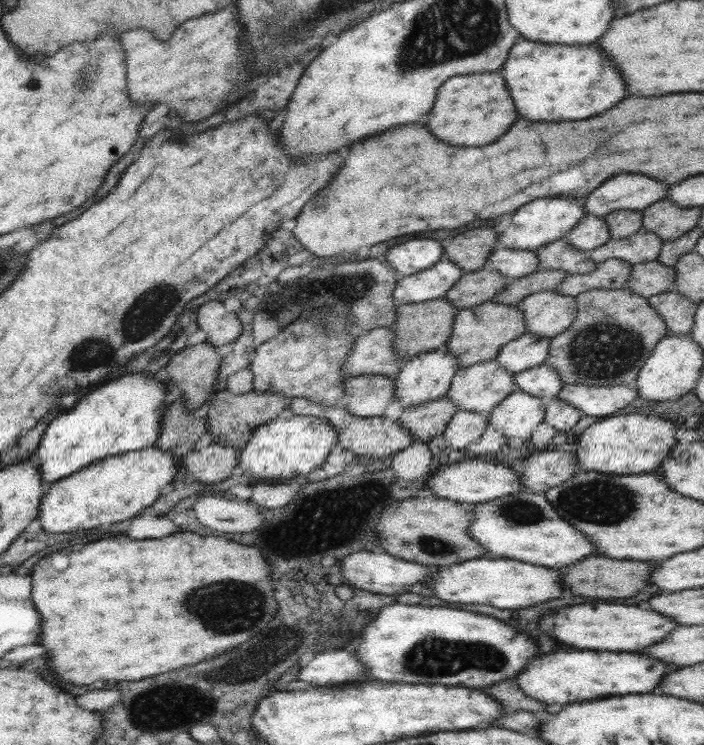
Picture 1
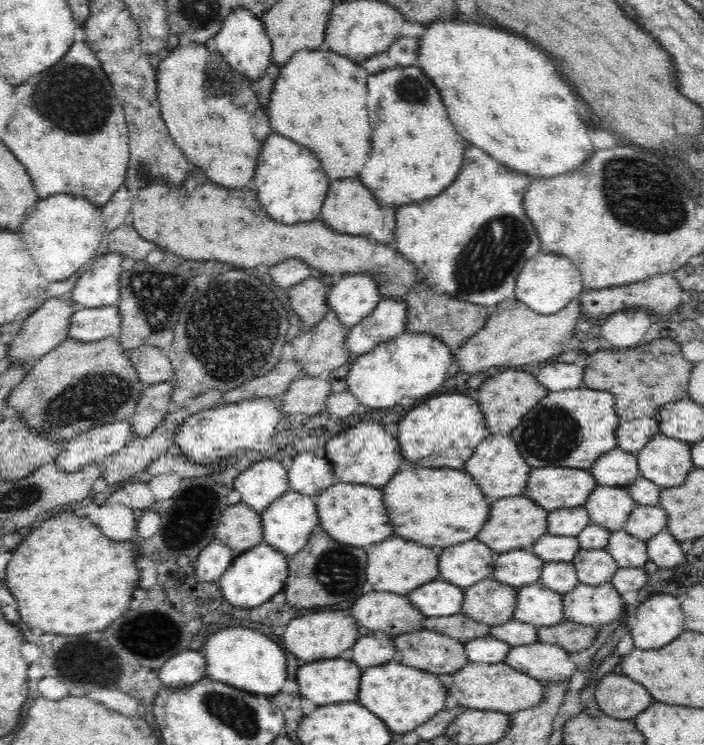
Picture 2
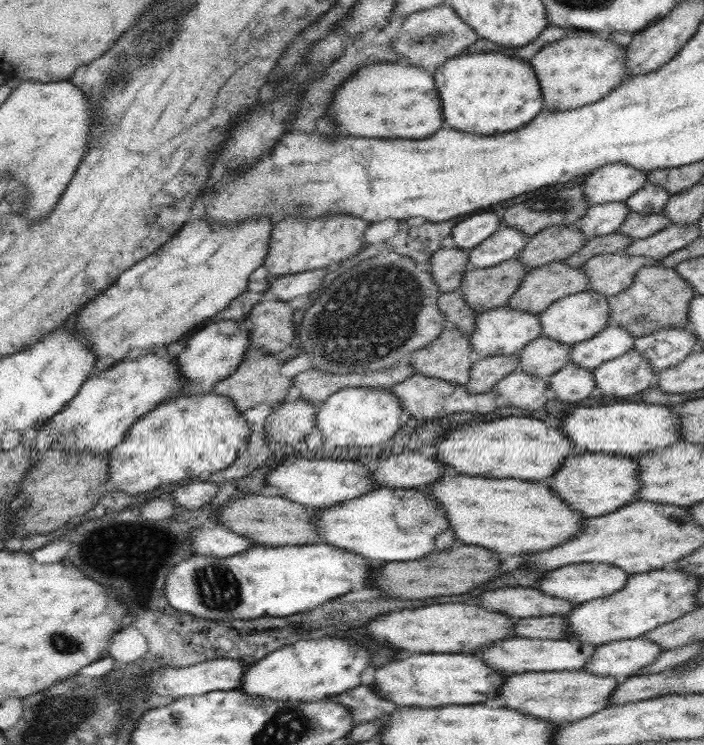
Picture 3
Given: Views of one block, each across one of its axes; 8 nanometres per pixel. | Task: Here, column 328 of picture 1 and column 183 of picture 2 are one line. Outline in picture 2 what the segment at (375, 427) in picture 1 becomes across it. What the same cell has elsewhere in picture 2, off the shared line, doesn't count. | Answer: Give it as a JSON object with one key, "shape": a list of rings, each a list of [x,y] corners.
{"shape":[[[218,389],[207,390],[200,394],[200,396],[188,400],[186,404],[171,409],[168,414],[164,416],[164,420],[160,422],[160,426],[154,429],[150,435],[146,437],[134,437],[133,440],[130,440],[130,442],[126,444],[125,448],[122,448],[122,450],[119,450],[116,454],[112,454],[112,456],[106,459],[103,463],[102,470],[104,481],[112,485],[116,484],[116,482],[122,482],[122,480],[133,480],[138,473],[144,472],[144,470],[150,466],[150,462],[154,462],[158,456],[166,454],[166,450],[175,446],[176,434],[179,432],[178,430],[184,420],[186,420],[188,416],[200,412],[200,410],[208,410],[221,404],[222,394],[223,392]]]}

